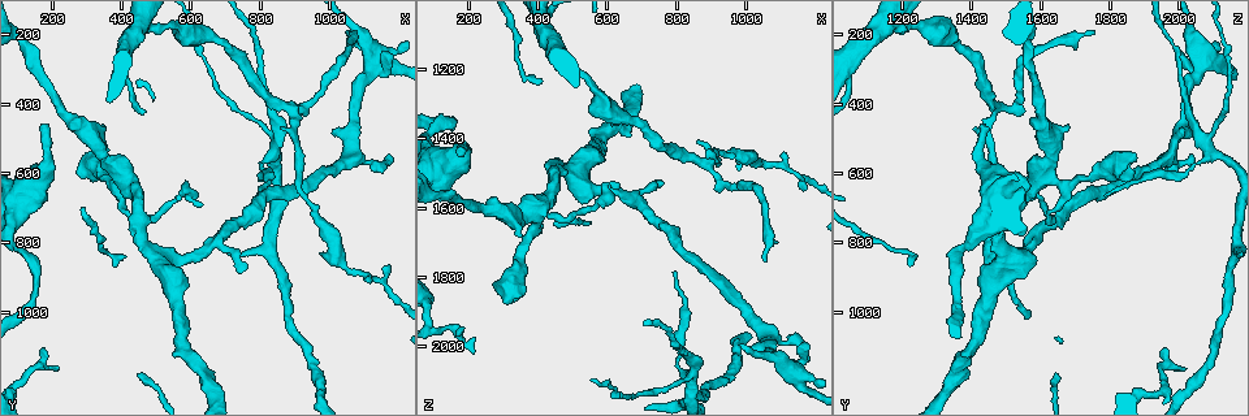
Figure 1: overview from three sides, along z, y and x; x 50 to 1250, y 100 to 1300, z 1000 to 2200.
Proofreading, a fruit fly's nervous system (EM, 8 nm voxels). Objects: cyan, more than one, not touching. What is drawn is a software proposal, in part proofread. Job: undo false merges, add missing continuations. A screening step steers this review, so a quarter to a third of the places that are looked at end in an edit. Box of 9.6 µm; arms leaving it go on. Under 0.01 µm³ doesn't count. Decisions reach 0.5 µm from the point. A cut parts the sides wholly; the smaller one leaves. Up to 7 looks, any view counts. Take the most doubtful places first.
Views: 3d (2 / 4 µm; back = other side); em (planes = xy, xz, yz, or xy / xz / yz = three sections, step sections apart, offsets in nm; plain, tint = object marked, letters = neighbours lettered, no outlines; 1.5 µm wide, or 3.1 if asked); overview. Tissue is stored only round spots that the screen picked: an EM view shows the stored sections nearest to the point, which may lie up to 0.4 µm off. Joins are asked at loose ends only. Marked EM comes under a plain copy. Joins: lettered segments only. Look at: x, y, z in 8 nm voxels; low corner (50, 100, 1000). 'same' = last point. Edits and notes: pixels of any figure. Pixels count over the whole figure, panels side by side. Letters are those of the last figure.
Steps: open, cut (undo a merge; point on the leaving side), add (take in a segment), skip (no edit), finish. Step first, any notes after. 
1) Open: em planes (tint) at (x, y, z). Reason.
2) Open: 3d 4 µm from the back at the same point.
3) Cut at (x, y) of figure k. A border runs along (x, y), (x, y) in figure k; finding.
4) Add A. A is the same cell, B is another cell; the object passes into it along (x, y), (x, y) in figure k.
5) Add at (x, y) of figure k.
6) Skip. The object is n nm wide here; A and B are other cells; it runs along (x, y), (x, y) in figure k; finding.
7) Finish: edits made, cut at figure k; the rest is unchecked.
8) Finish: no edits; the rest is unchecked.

Open: 3d 4 µm from the back at (590, 660, 1570). Abrupt turn.

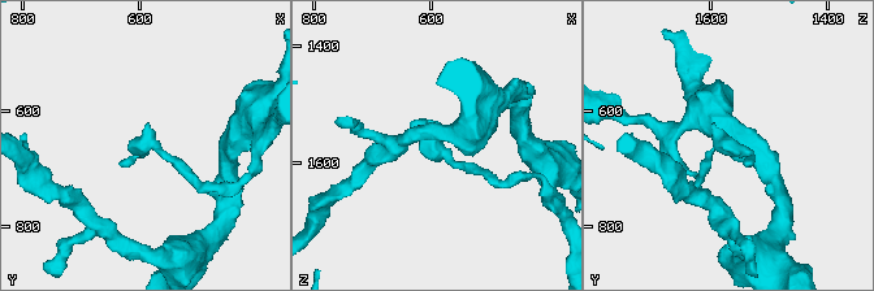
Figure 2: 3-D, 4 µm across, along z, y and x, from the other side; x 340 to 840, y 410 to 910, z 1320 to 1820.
Open: em xz step 8 (letters) at (590, 650, 1570). Need the tissue.

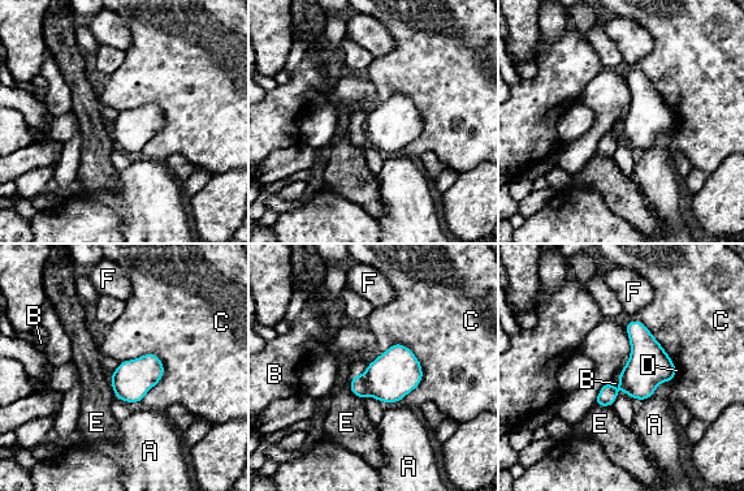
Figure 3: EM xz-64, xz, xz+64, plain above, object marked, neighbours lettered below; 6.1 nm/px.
Skip. The object is 240 nm wide here; A, B, C, D, E and F are other cells; a border runs along (396, 341), (422, 369), (398, 401) in figure 3; one neuron here.

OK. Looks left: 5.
Open: 3d 2 µm at (1170, 870, 1530). Tapers out.

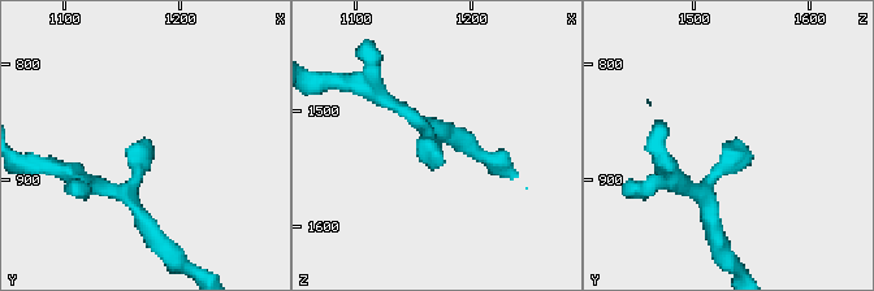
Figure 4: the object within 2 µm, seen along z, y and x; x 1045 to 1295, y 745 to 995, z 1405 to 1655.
Open: em planes (letters) at (1168, 864, 1536).

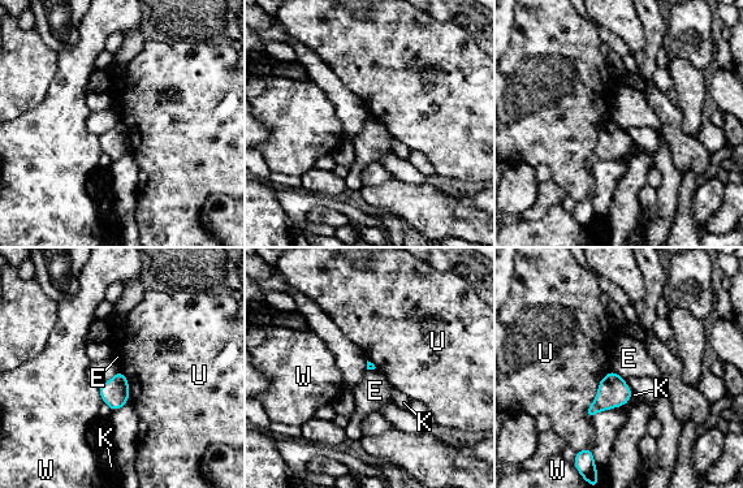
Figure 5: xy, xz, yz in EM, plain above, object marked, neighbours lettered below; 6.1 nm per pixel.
Skip. E, K, U and W are other cells; a border runs along (612, 368), (623, 379) in figure 5; none of them fits.

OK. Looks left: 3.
Open: 3d 4 µm at (150, 970, 1360). A narrow waist.

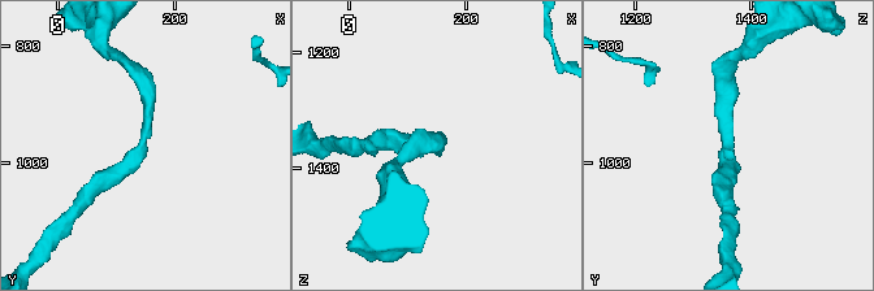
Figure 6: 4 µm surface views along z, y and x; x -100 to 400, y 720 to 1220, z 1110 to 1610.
Open: em yz step 4 (tint) at (145, 975, 1360). The arms are 220, 220 nm wide.

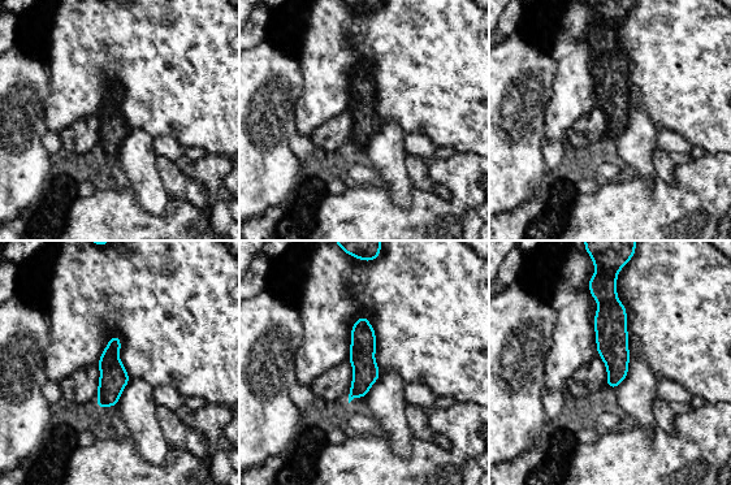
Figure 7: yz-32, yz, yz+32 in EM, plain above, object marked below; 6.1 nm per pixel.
Open: em yz step 4 (letters) at the same point.

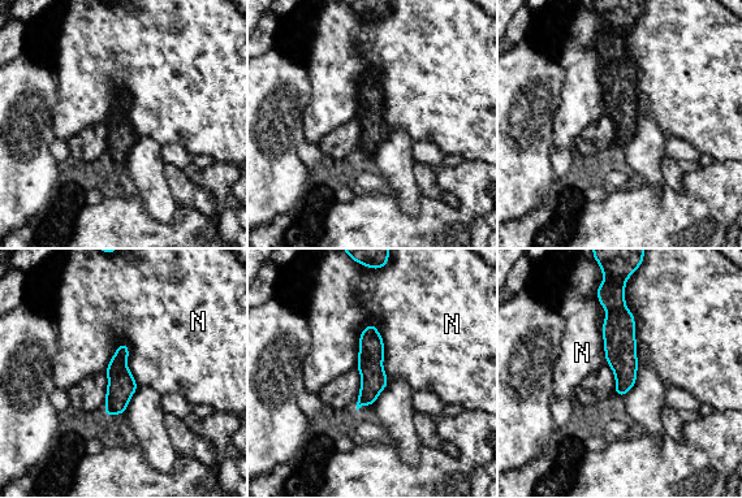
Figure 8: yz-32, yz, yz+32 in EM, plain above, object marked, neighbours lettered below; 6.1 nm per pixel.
Skip. N is another cell; it runs along (616, 295), (622, 392) in figure 8; one neuron here.

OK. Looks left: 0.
Finish: no edits; the rest is unchecked.

